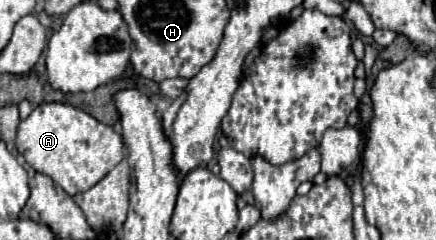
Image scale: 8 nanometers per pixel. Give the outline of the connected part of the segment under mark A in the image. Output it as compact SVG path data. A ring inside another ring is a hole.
M59 102L39 104L21 120L17 150L35 172L53 178L69 196L89 190L123 160L123 140L111 126L101 124L81 108Z

